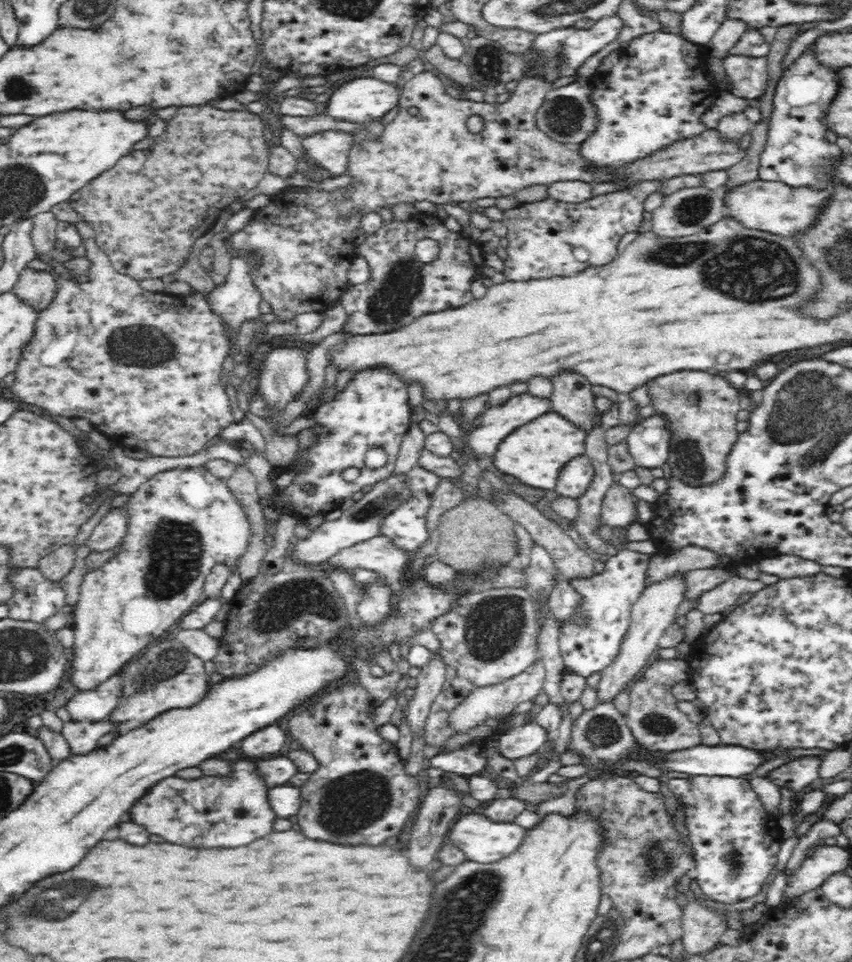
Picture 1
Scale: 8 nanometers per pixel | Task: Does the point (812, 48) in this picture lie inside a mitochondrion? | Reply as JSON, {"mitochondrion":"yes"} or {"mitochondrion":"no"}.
{"mitochondrion":"no"}

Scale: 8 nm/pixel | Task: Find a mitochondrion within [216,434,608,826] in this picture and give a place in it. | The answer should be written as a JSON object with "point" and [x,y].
{"point":[276,610]}

